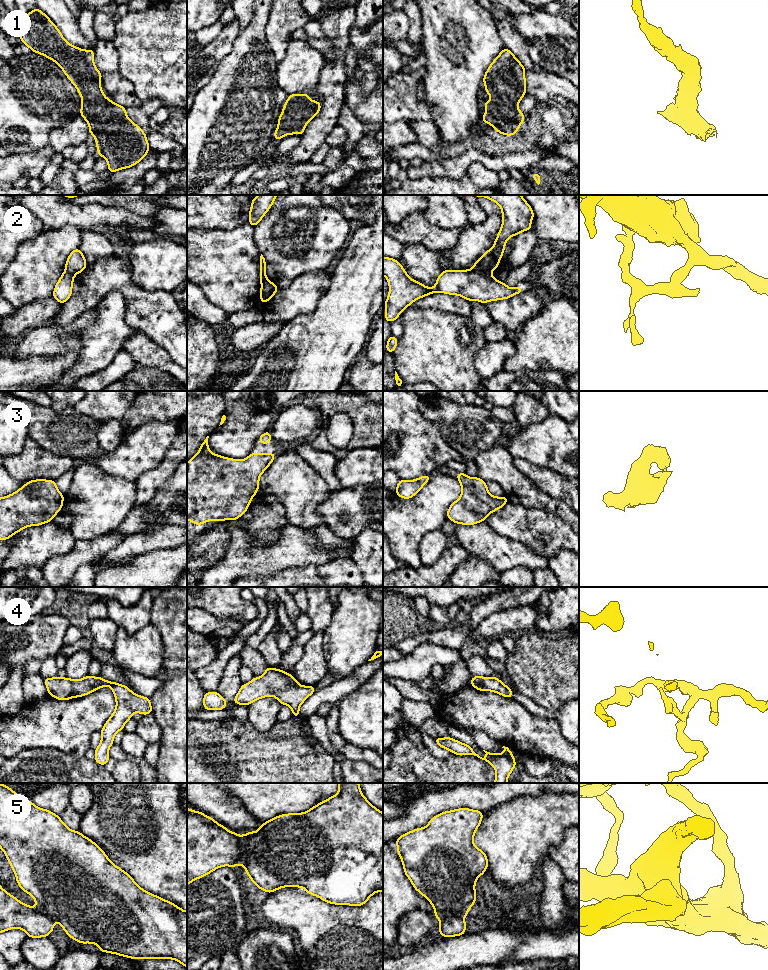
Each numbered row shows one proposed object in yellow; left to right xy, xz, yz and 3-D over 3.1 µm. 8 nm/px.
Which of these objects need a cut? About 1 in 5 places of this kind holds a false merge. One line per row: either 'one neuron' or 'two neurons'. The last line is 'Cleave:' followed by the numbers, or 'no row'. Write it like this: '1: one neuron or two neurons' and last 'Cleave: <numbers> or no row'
1: one neuron
2: two neurons
3: one neuron
4: one neuron
5: two neurons
Cleave: 2, 5

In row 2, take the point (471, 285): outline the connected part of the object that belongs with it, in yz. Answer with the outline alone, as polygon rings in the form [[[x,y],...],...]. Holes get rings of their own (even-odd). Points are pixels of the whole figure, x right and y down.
[[[383,257],[383,275],[389,283],[389,295],[385,301],[385,320],[392,322],[396,320],[415,300],[425,297],[432,293],[446,293],[450,295],[459,295],[469,302],[472,300],[481,303],[489,301],[508,299],[514,294],[523,293],[519,284],[516,288],[509,288],[504,282],[500,282],[490,275],[490,273],[475,272],[473,270],[445,270],[437,278],[436,285],[433,288],[426,287],[422,283],[411,279],[398,260],[393,258]]]

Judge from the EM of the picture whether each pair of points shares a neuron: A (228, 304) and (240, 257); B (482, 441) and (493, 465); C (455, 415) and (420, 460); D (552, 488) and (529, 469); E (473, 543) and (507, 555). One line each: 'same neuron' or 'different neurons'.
A: same neuron
B: different neurons
C: different neurons
D: same neuron
E: same neuron

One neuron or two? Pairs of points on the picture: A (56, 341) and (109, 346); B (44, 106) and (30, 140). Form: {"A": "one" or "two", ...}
{"A": "one", "B": "one"}

